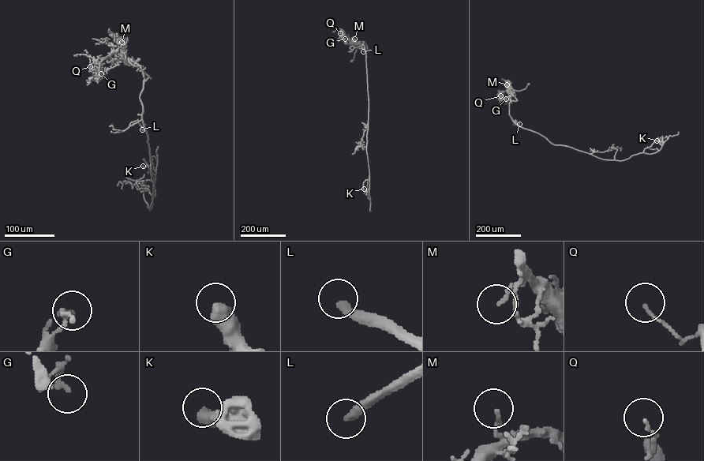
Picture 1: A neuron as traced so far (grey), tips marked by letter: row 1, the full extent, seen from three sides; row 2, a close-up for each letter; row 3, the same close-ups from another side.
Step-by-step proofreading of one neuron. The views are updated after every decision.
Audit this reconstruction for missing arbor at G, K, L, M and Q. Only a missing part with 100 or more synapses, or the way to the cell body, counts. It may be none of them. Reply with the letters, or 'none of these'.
L

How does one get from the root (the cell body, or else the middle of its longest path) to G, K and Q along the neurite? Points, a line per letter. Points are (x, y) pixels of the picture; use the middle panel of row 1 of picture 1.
G: (351, 61), (356, 47), (344, 31), (345, 39)
K: (351, 61), (356, 49), (353, 45), (366, 50), (364, 42), (368, 103), (366, 151), (369, 194), (364, 189)
Q: (351, 61), (356, 47), (344, 31), (340, 33)

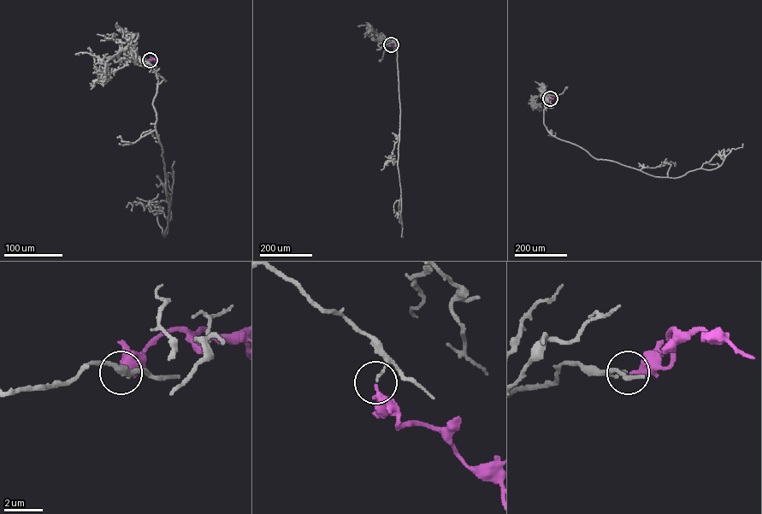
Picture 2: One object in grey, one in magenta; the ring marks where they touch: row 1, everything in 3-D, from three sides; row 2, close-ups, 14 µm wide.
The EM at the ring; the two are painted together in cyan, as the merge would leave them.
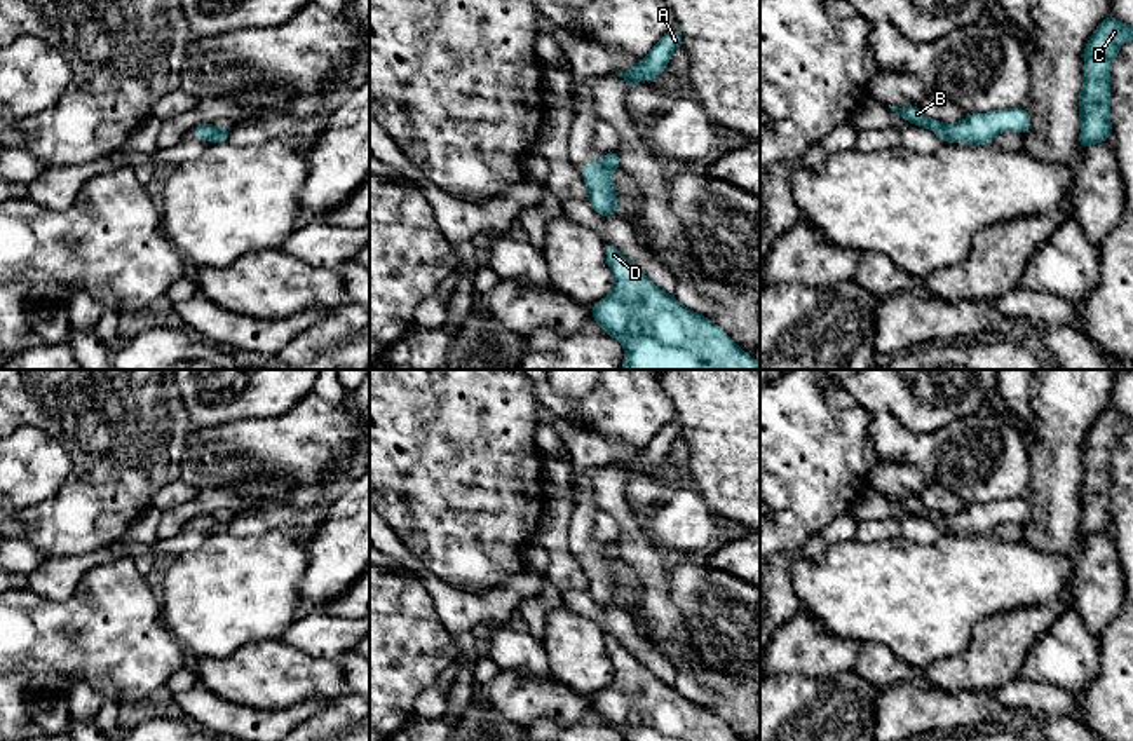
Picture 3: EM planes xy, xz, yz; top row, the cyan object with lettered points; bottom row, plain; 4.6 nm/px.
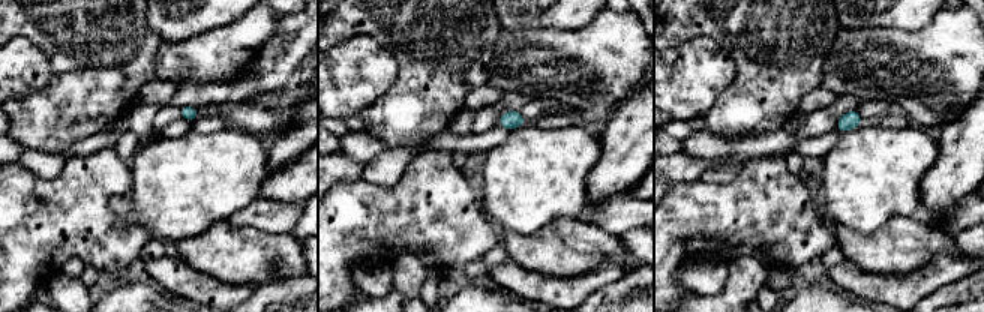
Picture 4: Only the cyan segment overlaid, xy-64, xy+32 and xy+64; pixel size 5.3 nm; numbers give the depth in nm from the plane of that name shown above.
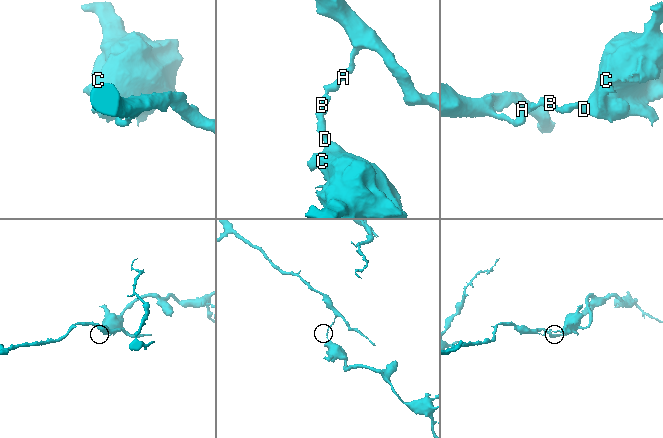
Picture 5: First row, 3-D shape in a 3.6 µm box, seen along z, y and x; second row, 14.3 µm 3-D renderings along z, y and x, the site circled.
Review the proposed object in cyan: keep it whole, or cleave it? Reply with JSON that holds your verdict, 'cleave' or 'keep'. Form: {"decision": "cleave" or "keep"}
{"decision": "cleave"}

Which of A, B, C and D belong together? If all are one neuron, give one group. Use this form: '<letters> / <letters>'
A B / C D

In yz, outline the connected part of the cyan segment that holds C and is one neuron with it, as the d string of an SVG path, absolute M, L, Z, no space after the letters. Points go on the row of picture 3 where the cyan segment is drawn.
M1107 14L1084 47L1084 84L1079 92L1081 152L1093 143L1109 141L1112 134L1110 66L1119 47L1130 38L1133 26Z

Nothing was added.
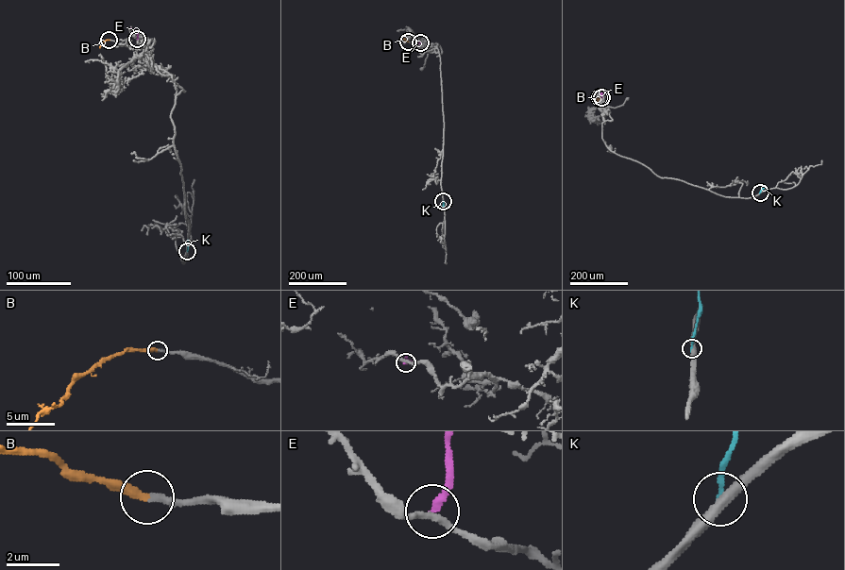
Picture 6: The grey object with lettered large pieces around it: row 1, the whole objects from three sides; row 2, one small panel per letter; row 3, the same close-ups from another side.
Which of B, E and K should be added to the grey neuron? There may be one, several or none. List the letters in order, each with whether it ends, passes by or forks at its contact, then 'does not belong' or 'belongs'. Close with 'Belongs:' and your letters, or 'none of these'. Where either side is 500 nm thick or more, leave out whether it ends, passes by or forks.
B: it ends there; belongs
E: it ends there; does not belong
K: it ends there; does not belong
Belongs: B

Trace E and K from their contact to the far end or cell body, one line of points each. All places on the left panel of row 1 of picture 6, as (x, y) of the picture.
E: (137, 39), (136, 31), (129, 27)
K: (187, 251), (188, 240)

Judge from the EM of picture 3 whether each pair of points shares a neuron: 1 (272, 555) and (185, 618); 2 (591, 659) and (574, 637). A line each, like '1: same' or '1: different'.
1: same
2: same

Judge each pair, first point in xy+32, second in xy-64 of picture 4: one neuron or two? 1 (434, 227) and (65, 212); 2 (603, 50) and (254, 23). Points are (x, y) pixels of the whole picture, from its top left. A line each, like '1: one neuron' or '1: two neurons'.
1: one neuron
2: one neuron

